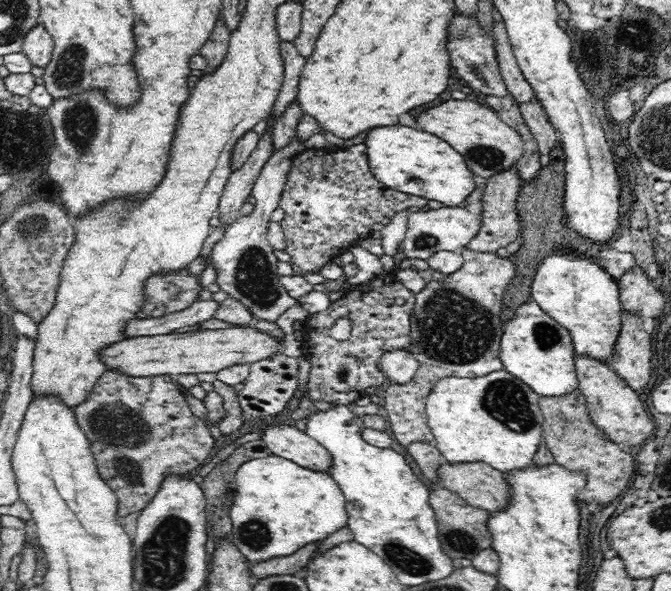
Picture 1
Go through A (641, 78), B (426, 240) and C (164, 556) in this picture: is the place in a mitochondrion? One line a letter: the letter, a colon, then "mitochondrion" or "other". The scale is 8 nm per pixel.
A: other
B: mitochondrion
C: mitochondrion

